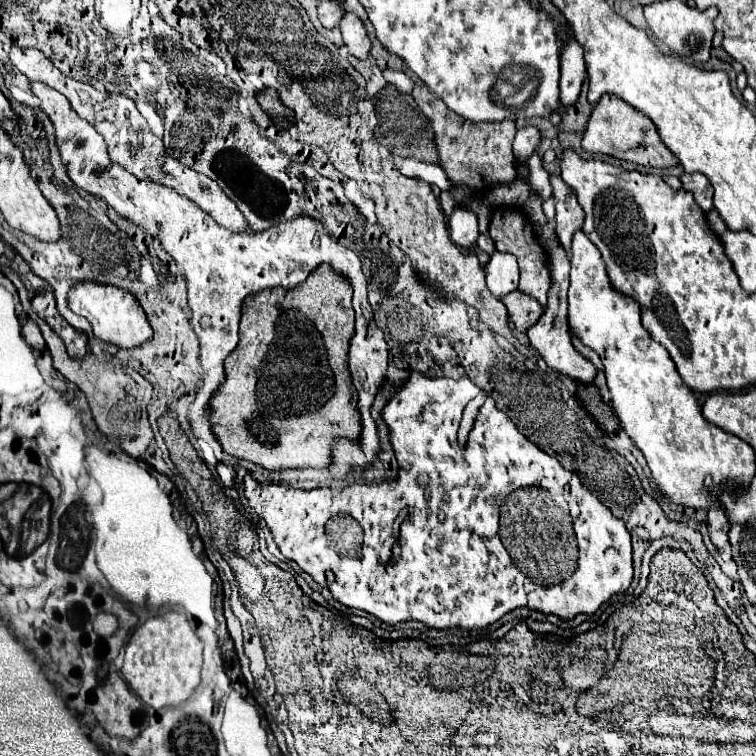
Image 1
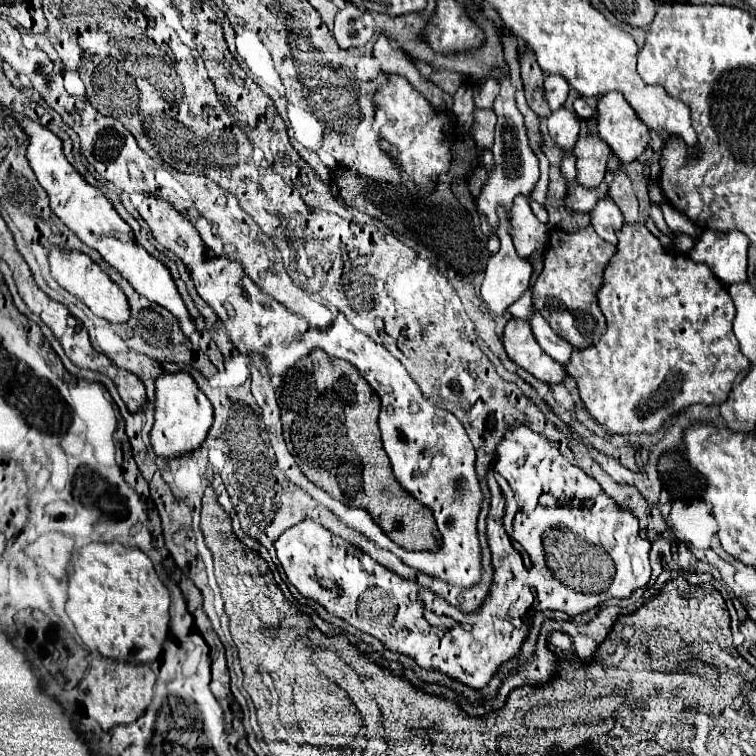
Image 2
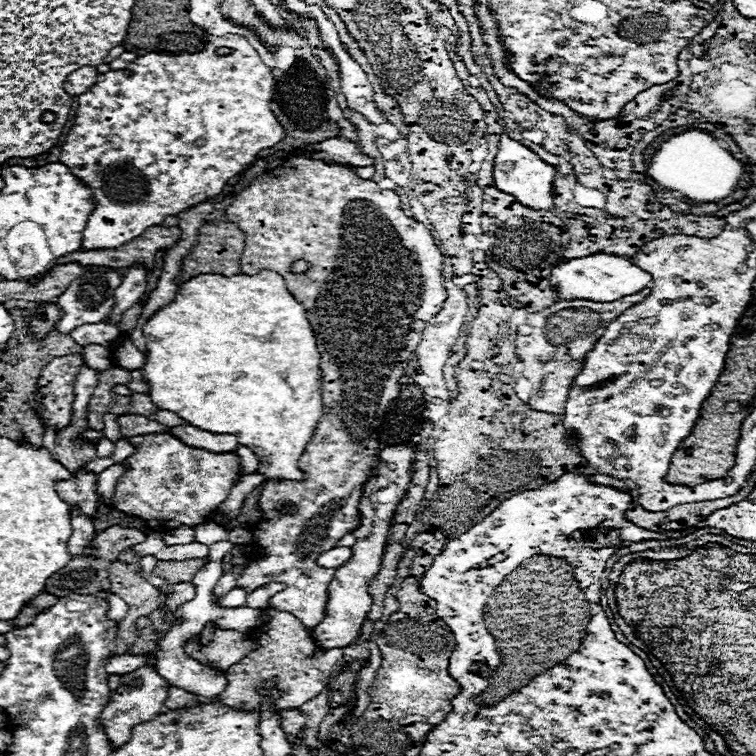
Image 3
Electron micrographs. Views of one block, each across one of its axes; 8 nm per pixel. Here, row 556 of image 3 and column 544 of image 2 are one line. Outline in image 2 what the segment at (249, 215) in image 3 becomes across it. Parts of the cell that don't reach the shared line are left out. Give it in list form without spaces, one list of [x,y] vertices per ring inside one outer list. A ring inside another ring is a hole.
[[[592,226],[578,232],[550,232],[550,242],[544,254],[544,268],[534,282],[532,300],[534,306],[550,322],[552,330],[574,348],[588,348],[604,334],[606,320],[600,312],[596,292],[602,284],[604,266],[614,256],[616,246],[602,240]]]

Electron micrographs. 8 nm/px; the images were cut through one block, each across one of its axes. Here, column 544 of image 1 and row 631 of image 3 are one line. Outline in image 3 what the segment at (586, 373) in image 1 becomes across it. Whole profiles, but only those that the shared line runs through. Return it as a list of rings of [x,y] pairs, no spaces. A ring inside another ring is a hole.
[[[362,496],[362,502],[360,502],[362,522],[360,522],[358,530],[352,532],[358,538],[358,542],[352,546],[354,558],[350,558],[350,562],[346,562],[346,566],[340,566],[336,570],[336,578],[328,586],[328,602],[326,602],[324,618],[314,630],[310,630],[310,636],[314,638],[314,642],[318,644],[320,650],[346,648],[346,646],[354,644],[354,640],[360,636],[362,624],[366,622],[366,616],[372,608],[372,596],[368,594],[368,584],[380,572],[386,540],[390,534],[390,522],[392,522],[396,506],[398,506],[398,502],[374,504],[368,496]],[[218,630],[218,634],[214,634],[214,642],[210,642],[210,646],[200,648],[198,638],[194,638],[188,642],[186,652],[192,658],[196,658],[198,662],[224,672],[228,666],[240,662],[254,648],[256,648],[256,640],[248,638],[246,632]]]

